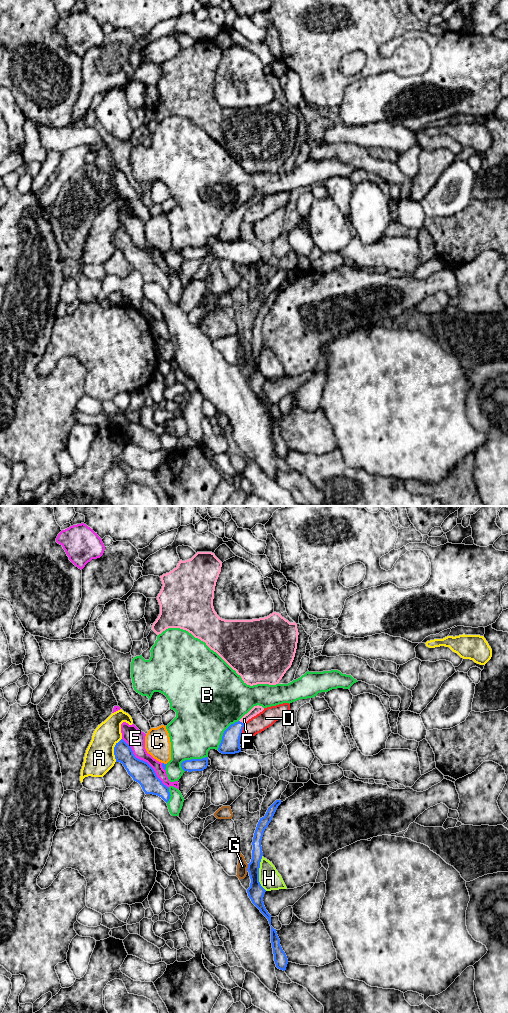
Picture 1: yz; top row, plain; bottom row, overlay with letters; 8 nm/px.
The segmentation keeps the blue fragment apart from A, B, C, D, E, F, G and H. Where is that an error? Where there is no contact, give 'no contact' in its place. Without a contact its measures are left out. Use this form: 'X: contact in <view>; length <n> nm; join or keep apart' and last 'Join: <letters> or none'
A: contact in yz; length 200 nm; keep apart
B: contact in yz; length 240 nm; keep apart
C: contact in yz; length 50 nm; keep apart
D: contact in yz; length 80 nm; keep apart
E: contact in yz; length 550 nm; keep apart
F: contact in yz; length 50 nm; join
G: contact in yz; length 60 nm; keep apart
H: contact in yz; length 280 nm; keep apart
Join: F

